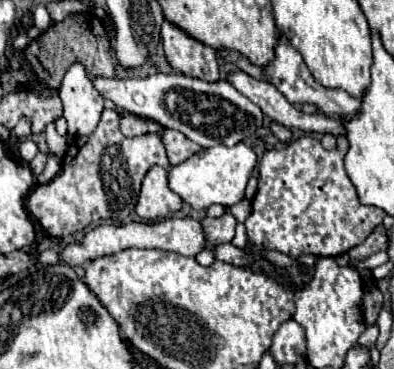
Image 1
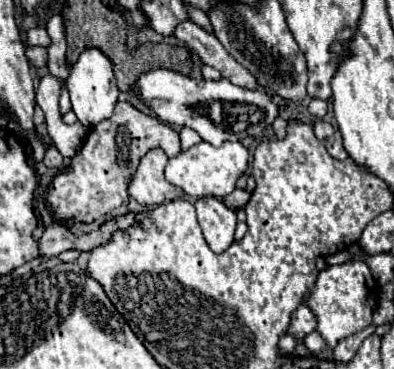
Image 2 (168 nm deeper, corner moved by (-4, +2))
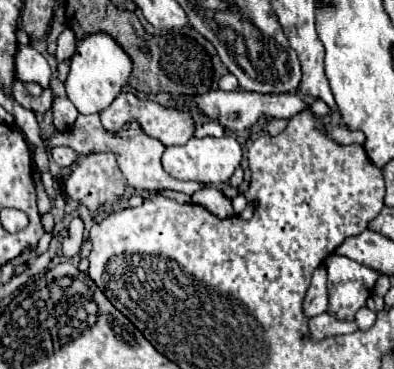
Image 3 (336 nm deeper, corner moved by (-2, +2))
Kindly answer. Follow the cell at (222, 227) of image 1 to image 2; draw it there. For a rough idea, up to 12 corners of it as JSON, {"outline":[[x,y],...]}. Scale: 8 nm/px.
{"outline":[[199,198],[201,230],[217,254],[233,242],[235,210],[219,198]]}

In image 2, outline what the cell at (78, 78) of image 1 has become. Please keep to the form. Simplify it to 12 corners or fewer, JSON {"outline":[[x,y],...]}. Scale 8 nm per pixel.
{"outline":[[85,48],[67,88],[87,128],[113,114],[119,88],[113,64]]}

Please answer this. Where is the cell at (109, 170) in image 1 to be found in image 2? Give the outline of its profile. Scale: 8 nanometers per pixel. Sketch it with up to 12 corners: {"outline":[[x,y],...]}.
{"outline":[[129,102],[91,128],[47,202],[95,222],[127,204],[127,178],[179,132]]}

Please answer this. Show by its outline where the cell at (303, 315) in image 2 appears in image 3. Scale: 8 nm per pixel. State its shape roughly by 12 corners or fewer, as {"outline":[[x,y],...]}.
{"outline":[[327,270],[313,272],[311,286],[303,300],[307,318],[327,310]]}

